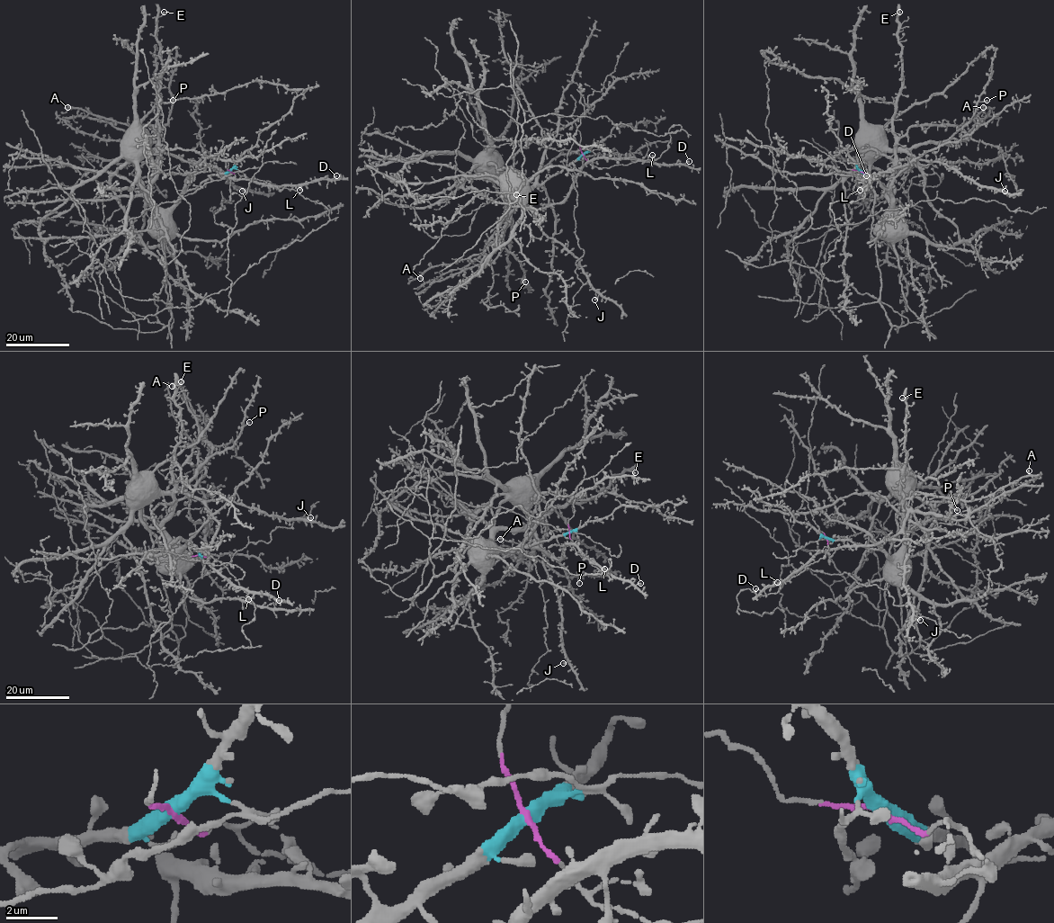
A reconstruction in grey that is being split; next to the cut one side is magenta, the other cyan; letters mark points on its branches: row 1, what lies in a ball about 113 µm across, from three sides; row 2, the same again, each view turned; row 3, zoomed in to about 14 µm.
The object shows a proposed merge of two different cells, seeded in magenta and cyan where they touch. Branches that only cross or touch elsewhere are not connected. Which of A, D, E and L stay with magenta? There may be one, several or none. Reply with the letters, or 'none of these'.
D, L

